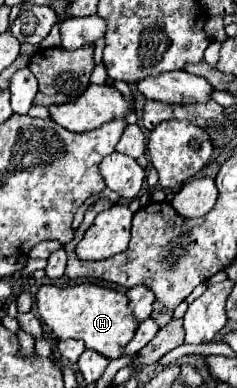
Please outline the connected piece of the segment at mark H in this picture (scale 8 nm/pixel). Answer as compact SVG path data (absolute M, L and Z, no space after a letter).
M79 283L71 287L43 285L37 291L37 313L57 339L83 339L87 349L97 351L107 359L119 359L123 355L125 345L131 341L139 325L135 323L125 293L95 283Z

